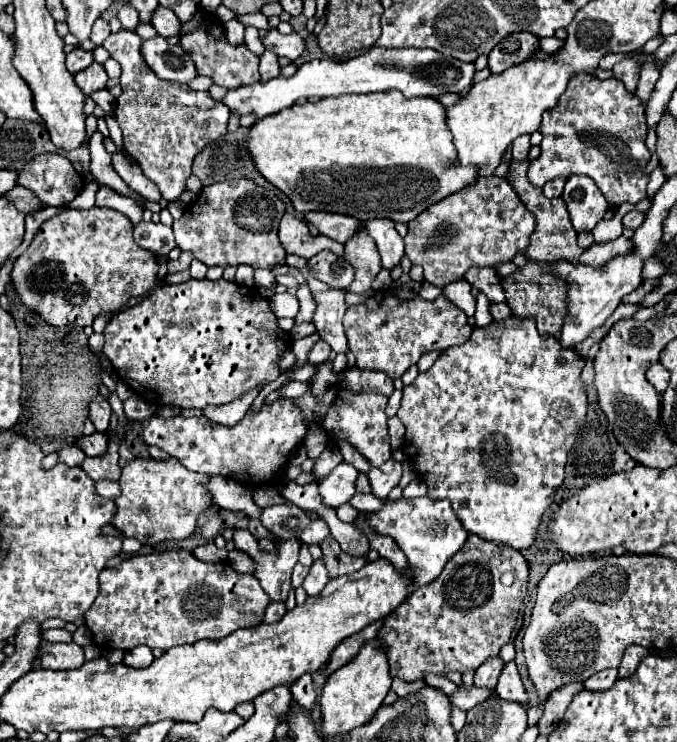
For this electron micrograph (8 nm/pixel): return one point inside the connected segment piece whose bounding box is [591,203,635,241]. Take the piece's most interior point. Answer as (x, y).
(604, 230)

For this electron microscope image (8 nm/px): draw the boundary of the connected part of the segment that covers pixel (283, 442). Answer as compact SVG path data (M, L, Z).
M333 385L325 391L325 399L317 401L311 391L299 399L277 399L271 405L263 405L257 415L245 415L235 427L223 427L207 417L151 417L143 425L143 439L147 445L157 445L171 457L177 457L189 471L233 477L245 485L263 485L273 479L273 473L281 469L289 453L303 443L307 423L321 423L321 427L335 437L345 437L361 455L369 459L373 467L381 467L391 459L387 417L387 397L379 393L351 393Z

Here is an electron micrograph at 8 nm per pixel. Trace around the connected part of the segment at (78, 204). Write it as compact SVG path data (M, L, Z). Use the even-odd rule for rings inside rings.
M89 181L83 186L79 195L67 205L64 205L68 209L90 209L95 206L95 196L98 190L98 183L96 181Z

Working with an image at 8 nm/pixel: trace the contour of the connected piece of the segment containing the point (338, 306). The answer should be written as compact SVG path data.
M325 291L315 293L317 311L313 317L313 325L317 327L323 341L331 345L335 353L347 353L347 337L343 331L343 315L345 315L345 295L341 291Z

